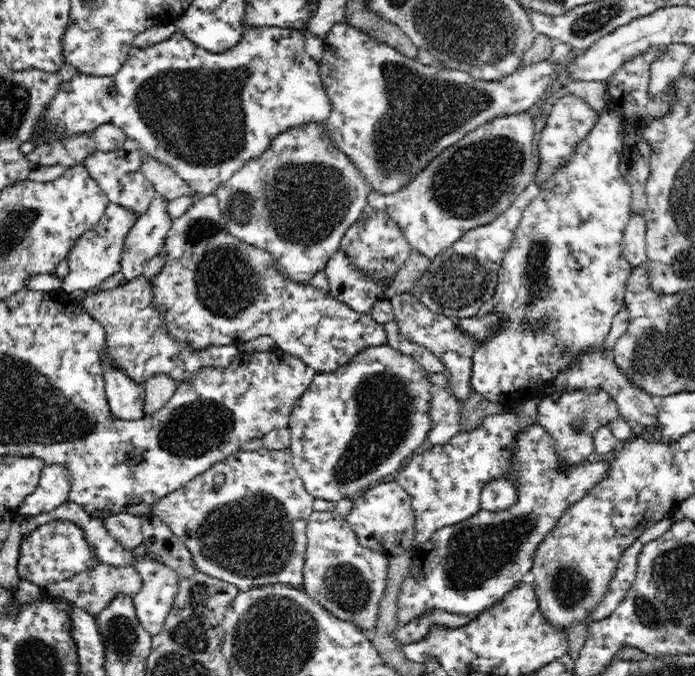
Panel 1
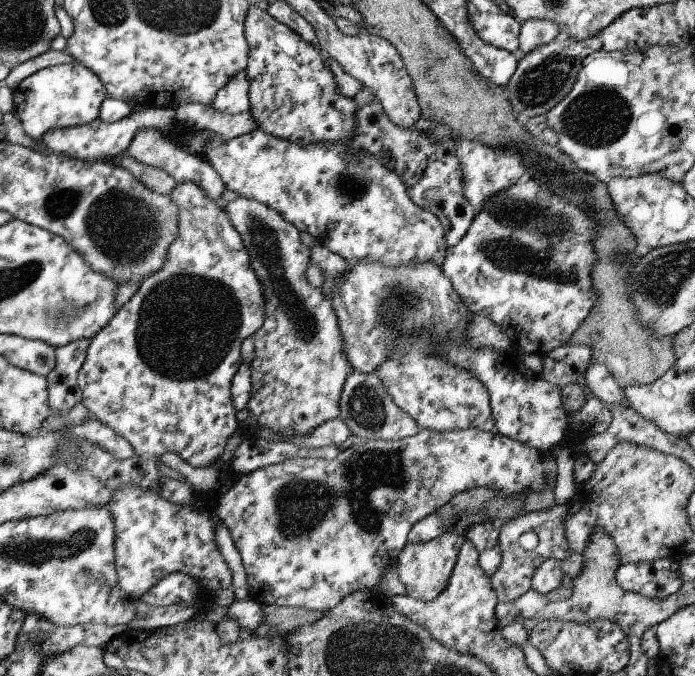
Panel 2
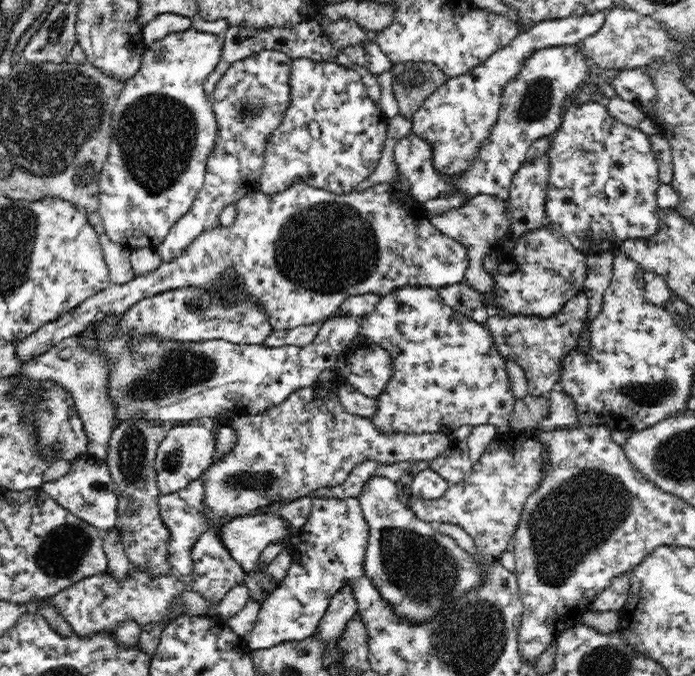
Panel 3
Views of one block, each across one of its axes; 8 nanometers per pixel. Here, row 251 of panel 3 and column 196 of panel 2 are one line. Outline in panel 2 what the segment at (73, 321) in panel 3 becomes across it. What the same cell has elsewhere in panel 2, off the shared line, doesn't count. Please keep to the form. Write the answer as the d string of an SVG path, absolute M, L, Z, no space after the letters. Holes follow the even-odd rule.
M177 183L168 198L178 210L177 233L174 241L166 251L166 258L162 266L155 273L150 273L138 284L137 291L118 308L118 312L111 318L102 330L99 330L88 342L86 356L76 375L81 399L79 402L95 418L111 427L119 436L126 440L134 450L134 455L145 455L160 458L164 453L174 453L191 467L207 467L218 458L225 449L228 438L240 427L235 419L237 406L233 400L230 387L234 375L241 365L241 345L253 335L263 323L263 298L260 283L253 270L249 267L249 258L242 244L242 238L231 226L226 212L210 200L195 183Z

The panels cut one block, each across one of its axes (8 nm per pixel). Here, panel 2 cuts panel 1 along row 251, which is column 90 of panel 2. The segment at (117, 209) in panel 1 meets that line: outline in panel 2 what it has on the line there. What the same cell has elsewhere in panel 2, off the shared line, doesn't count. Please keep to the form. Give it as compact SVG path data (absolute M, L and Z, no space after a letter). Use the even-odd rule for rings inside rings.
M74 61L43 68L25 78L13 90L14 112L23 133L33 141L40 141L45 132L55 128L77 127L95 121L105 98L106 91L98 77Z

